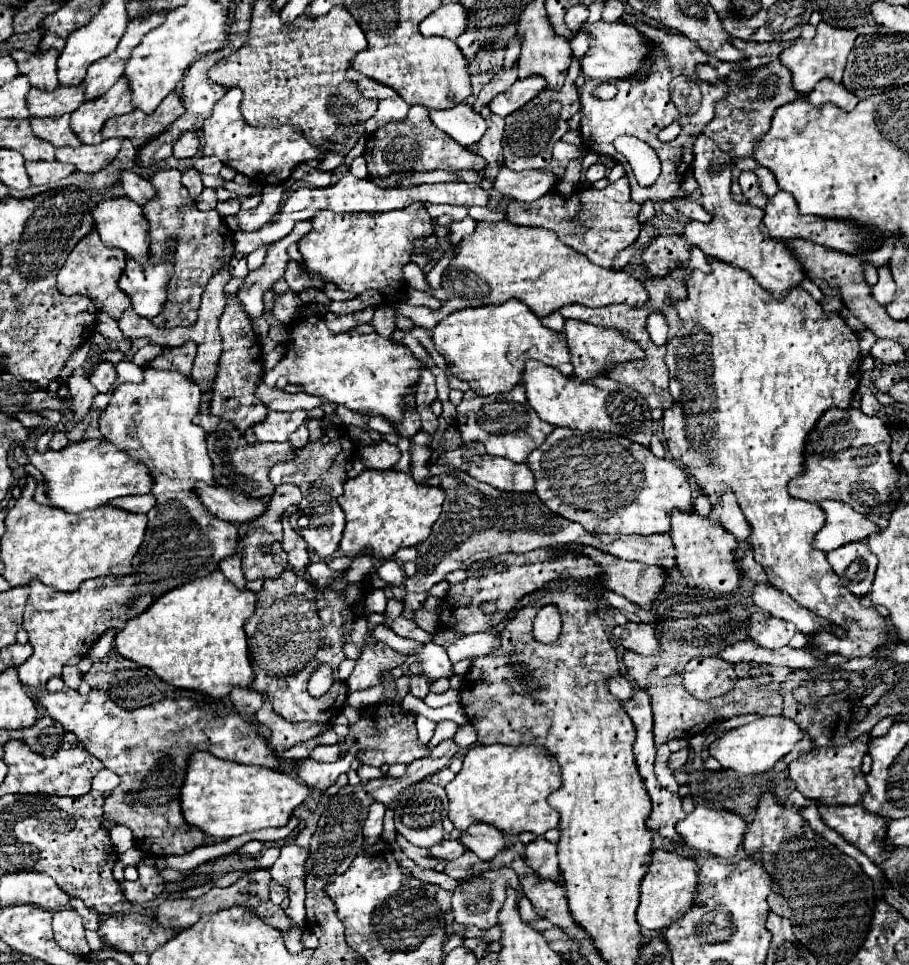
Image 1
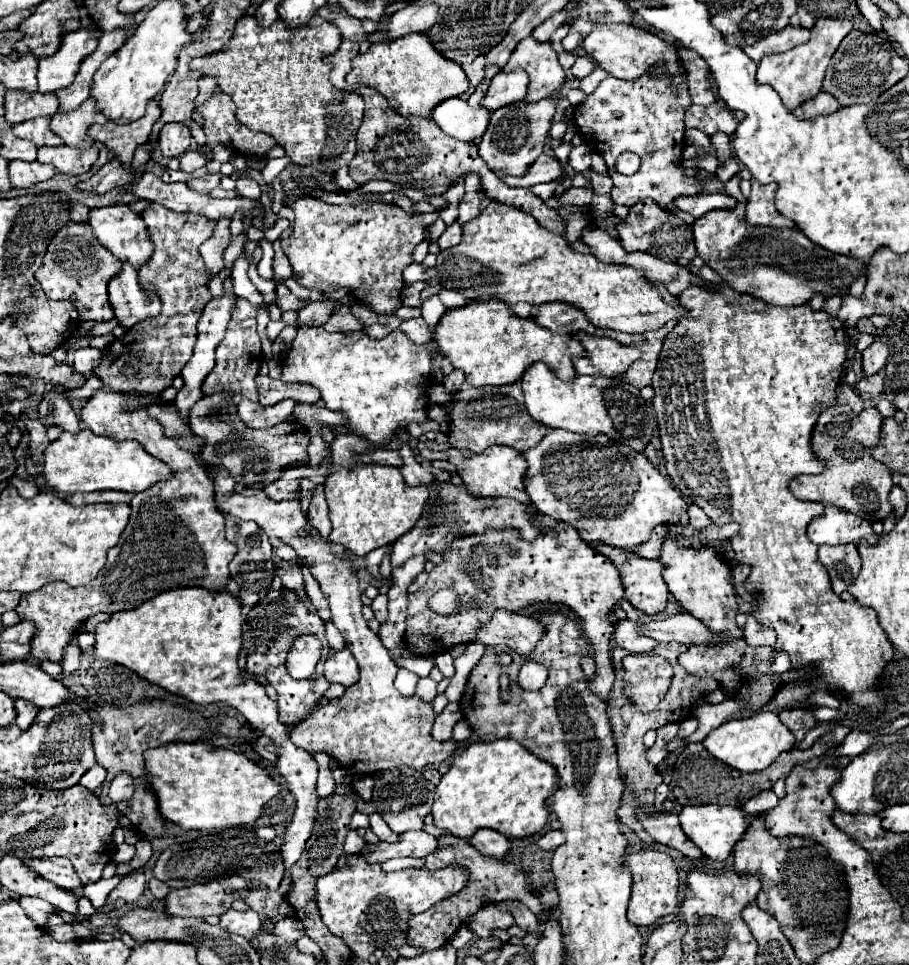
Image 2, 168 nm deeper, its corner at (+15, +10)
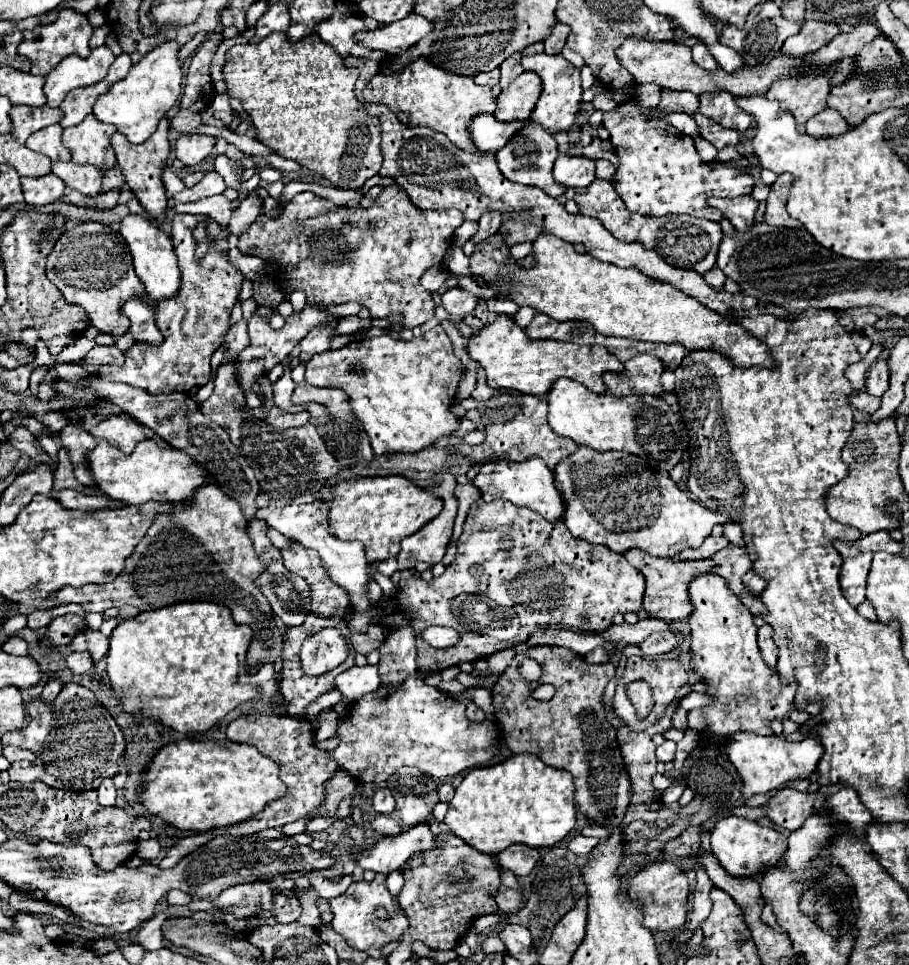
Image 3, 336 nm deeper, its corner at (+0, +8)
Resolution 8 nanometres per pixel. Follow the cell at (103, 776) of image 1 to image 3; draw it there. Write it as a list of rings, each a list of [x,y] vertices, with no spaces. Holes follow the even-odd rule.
[[[105,779],[105,781],[99,785],[97,793],[99,793],[99,803],[101,803],[103,807],[115,805],[115,785],[113,785],[111,779]]]

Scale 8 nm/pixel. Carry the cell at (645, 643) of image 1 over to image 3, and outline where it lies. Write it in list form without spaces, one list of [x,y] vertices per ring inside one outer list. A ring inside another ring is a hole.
[[[669,629],[663,633],[651,633],[649,637],[645,637],[645,641],[639,647],[641,647],[643,655],[653,657],[653,655],[661,655],[661,653],[679,649],[681,643],[683,643],[683,633]]]

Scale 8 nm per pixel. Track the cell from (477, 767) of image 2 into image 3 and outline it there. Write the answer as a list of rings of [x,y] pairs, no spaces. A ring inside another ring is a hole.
[[[513,755],[493,767],[471,769],[455,789],[445,823],[451,833],[485,855],[497,855],[513,843],[527,847],[553,847],[575,827],[573,777],[551,769],[535,755]]]

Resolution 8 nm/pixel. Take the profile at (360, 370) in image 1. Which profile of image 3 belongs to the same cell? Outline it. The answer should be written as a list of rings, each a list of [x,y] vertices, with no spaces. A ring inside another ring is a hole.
[[[435,327],[429,333],[423,333],[421,337],[413,337],[411,341],[395,341],[389,335],[363,337],[361,341],[351,341],[339,351],[325,351],[315,355],[305,365],[305,369],[305,383],[313,387],[339,387],[349,395],[353,413],[363,421],[373,451],[377,455],[419,453],[431,447],[439,437],[451,435],[459,429],[459,419],[451,413],[451,403],[455,399],[457,385],[463,377],[463,365],[455,357],[453,343],[443,327]],[[353,365],[363,365],[365,373],[347,373]]]

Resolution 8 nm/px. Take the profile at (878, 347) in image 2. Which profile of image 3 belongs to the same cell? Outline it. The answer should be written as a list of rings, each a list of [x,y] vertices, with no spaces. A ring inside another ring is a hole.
[[[877,361],[871,369],[869,369],[869,377],[867,377],[867,393],[871,393],[873,397],[881,397],[889,387],[889,367],[887,361]]]

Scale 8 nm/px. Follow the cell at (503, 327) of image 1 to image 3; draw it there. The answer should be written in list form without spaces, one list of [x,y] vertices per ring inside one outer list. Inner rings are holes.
[[[499,315],[493,323],[485,325],[483,331],[475,333],[467,343],[469,355],[487,371],[489,387],[503,387],[527,395],[543,397],[551,385],[561,379],[573,379],[583,383],[593,393],[607,393],[601,379],[603,373],[621,373],[623,363],[601,345],[571,345],[563,341],[531,341],[509,315]]]

